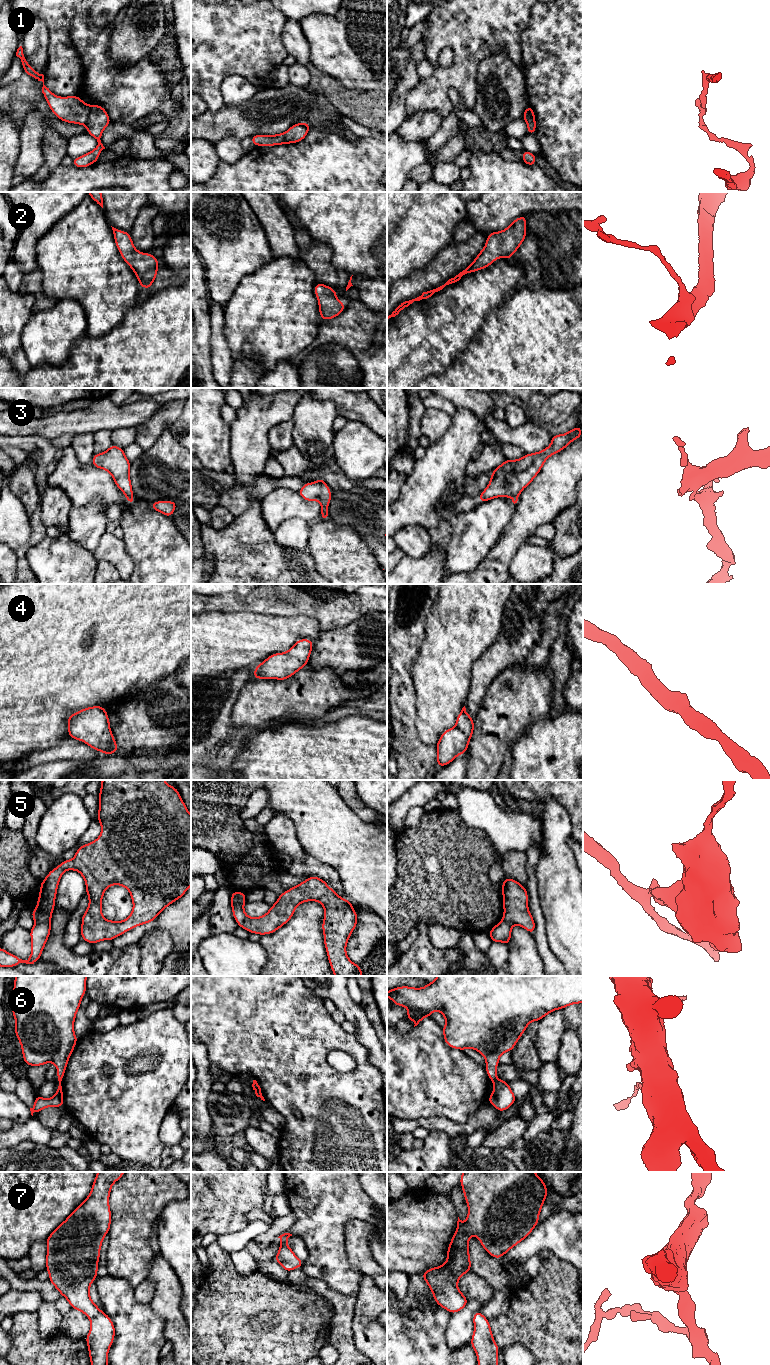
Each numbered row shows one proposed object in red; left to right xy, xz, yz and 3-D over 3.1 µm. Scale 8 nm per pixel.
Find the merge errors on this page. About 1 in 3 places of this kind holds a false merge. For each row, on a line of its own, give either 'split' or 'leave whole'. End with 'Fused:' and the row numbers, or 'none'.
1: split
2: leave whole
3: split
4: leave whole
5: split
6: split
7: leave whole
Fused: 1, 3, 5, 6

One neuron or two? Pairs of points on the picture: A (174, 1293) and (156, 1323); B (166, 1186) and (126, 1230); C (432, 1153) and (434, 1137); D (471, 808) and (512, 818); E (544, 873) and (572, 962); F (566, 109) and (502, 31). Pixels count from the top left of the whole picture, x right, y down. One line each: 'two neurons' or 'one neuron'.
A: two neurons
B: one neuron
C: one neuron
D: one neuron
E: one neuron
F: two neurons

